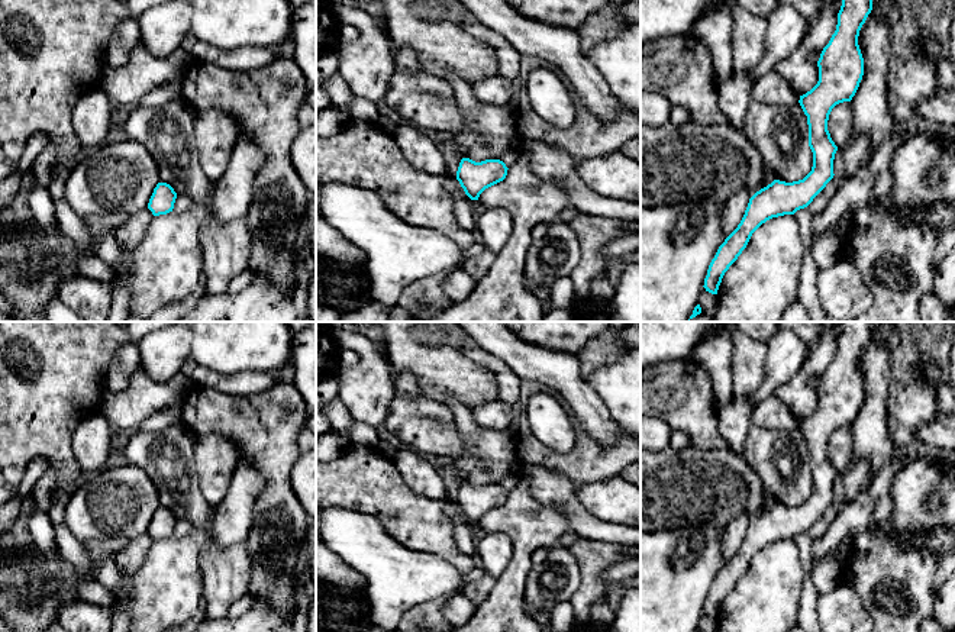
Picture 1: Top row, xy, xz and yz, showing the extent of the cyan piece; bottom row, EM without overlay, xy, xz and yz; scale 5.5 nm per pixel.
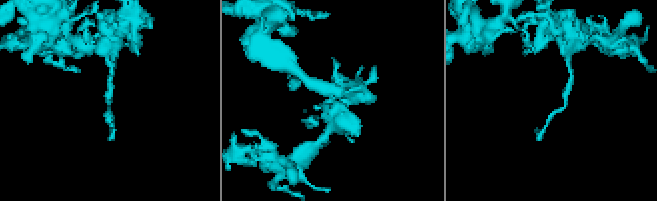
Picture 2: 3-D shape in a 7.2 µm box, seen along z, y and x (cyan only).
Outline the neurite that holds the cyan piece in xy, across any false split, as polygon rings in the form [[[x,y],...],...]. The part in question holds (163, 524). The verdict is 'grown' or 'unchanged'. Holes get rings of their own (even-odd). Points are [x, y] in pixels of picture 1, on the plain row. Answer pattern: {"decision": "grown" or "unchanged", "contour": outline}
{"decision": "unchanged", "contour": [[[158,507],[149,523],[148,533],[154,541],[167,539],[172,536],[177,517],[167,507]]]}

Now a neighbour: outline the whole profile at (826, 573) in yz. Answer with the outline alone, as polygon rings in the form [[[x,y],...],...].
[[[838,548],[822,560],[813,561],[812,580],[819,594],[830,593],[841,583],[842,562]]]

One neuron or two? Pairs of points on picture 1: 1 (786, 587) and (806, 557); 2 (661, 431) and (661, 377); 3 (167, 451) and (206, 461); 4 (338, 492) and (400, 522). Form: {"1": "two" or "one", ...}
{"1": "two", "2": "two", "3": "two", "4": "one"}

